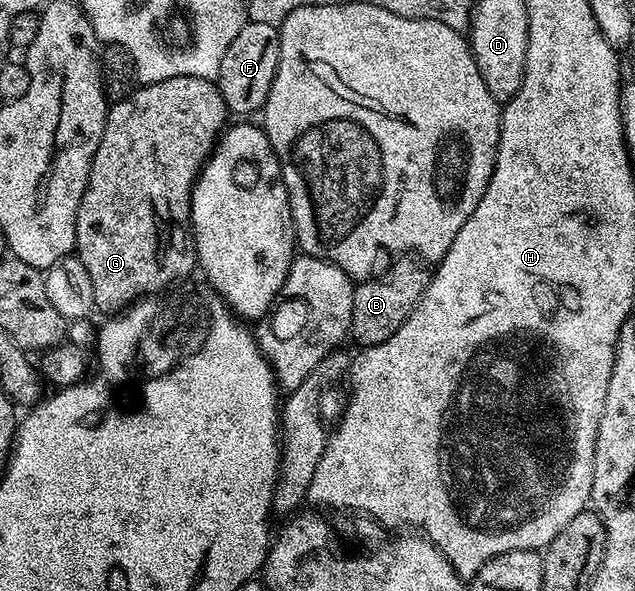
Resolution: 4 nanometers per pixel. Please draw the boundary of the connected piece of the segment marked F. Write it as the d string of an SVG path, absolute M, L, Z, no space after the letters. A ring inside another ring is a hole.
M248 20L242 30L238 30L234 42L230 42L226 55L222 57L222 66L215 78L229 113L236 115L237 112L240 115L237 117L248 118L251 112L259 113L263 109L278 70L279 49L280 30L277 25Z

